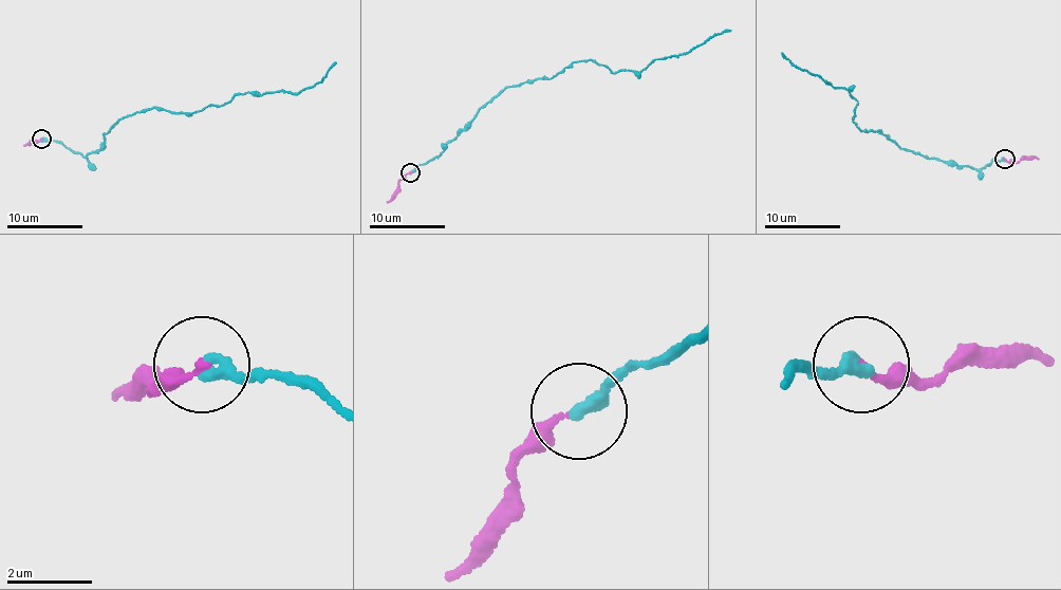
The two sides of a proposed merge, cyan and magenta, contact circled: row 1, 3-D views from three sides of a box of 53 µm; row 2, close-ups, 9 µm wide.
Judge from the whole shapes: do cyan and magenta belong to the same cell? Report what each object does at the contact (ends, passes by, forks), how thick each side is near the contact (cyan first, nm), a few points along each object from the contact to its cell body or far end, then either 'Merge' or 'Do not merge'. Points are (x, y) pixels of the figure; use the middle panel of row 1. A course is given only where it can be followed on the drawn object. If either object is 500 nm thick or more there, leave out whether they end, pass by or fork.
At the ring cyan ends. At the ring magenta ends. Thickness 320 nm (cyan) against 200 nm. Course of cyan: (411, 171), (443, 152), (507, 87), (589, 59), (614, 73), (646, 69), (731, 30). Course of magenta: (410, 172), (398, 181), (387, 203). Merge

